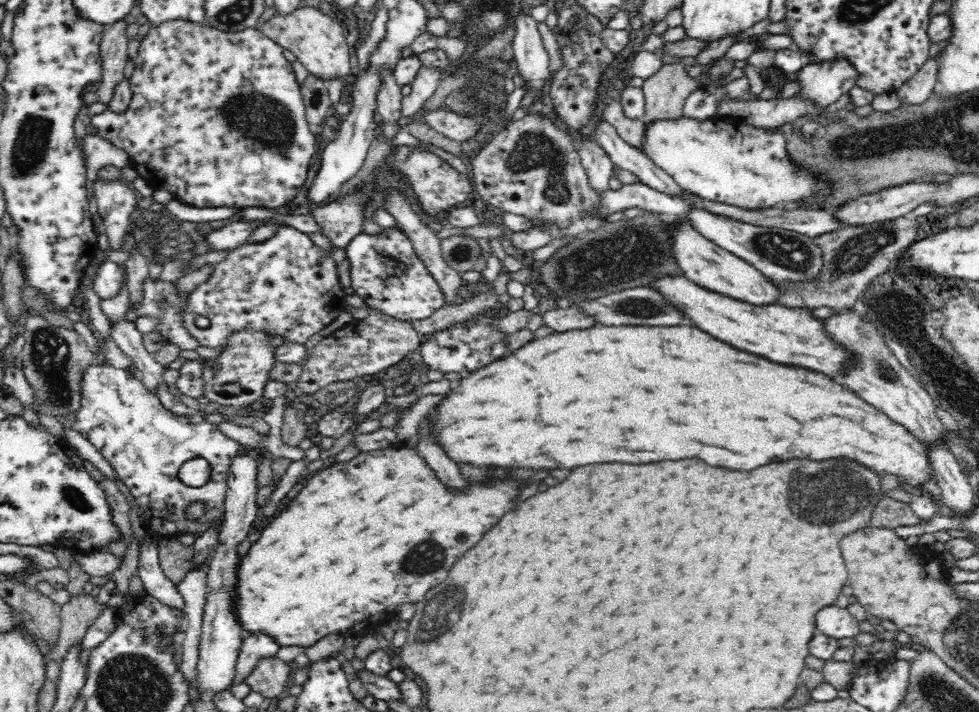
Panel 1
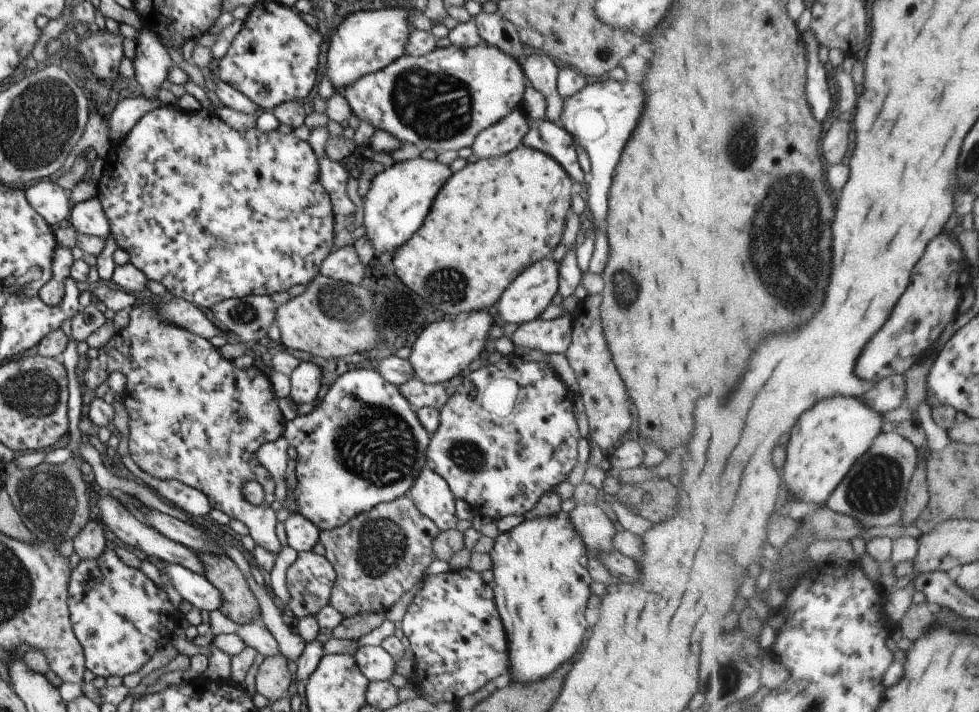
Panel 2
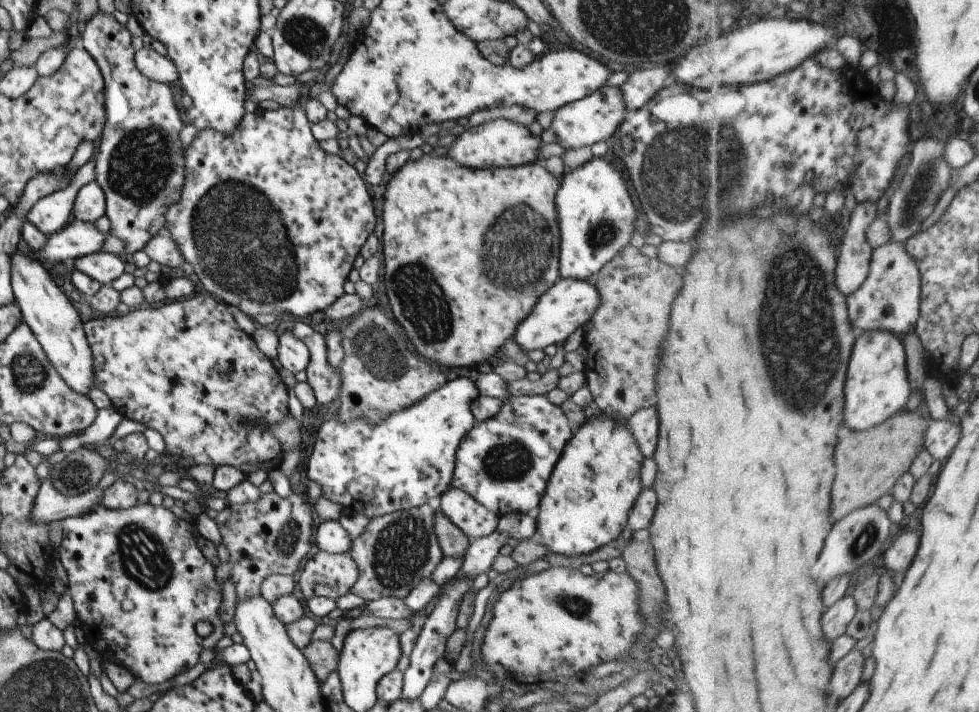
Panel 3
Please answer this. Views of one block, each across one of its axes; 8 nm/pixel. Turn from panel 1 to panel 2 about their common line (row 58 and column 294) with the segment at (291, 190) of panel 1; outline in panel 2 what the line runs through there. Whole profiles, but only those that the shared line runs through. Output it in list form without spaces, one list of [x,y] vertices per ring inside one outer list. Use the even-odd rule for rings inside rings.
[[[177,106],[153,108],[133,124],[123,140],[114,143],[103,158],[101,177],[97,182],[99,206],[107,218],[109,234],[115,244],[129,255],[128,262],[145,276],[146,280],[158,282],[174,299],[182,299],[198,309],[209,309],[213,304],[226,299],[244,298],[248,295],[270,295],[289,290],[293,286],[305,285],[319,274],[319,264],[330,254],[332,244],[332,212],[328,203],[329,194],[317,182],[317,159],[306,141],[293,134],[281,134],[276,129],[260,132],[256,127],[245,132],[235,132],[221,122],[212,110],[185,112]]]

